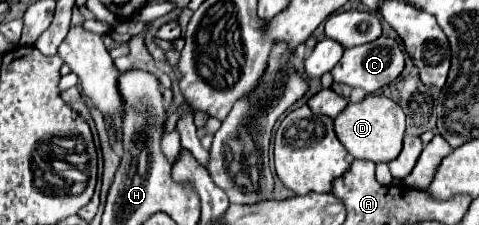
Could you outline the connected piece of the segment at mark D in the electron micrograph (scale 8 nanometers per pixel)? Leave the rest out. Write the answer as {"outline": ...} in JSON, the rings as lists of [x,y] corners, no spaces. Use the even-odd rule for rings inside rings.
{"outline":[[[368,94],[362,102],[348,104],[334,118],[334,132],[340,144],[352,158],[372,160],[372,162],[390,162],[402,150],[402,138],[406,130],[406,116],[402,108],[382,94]]]}

